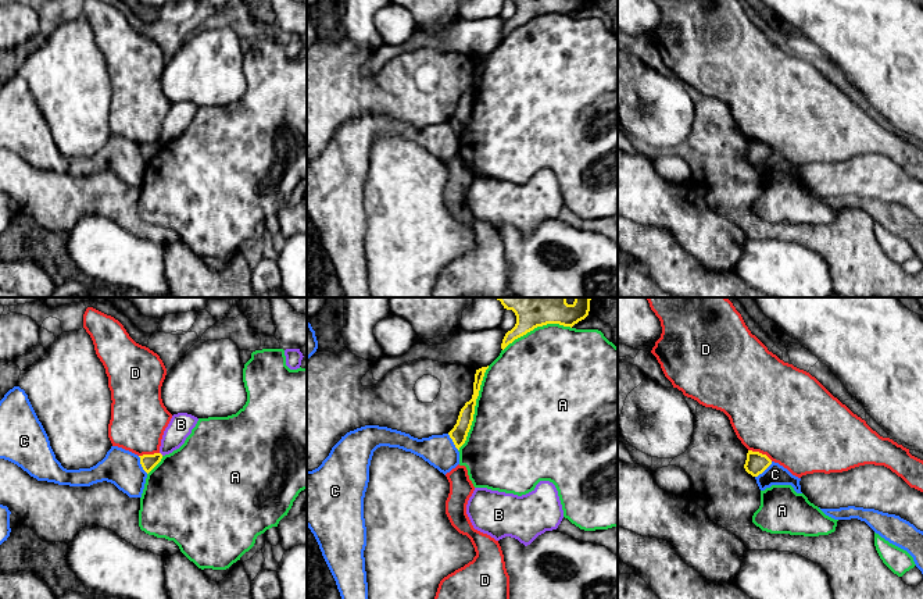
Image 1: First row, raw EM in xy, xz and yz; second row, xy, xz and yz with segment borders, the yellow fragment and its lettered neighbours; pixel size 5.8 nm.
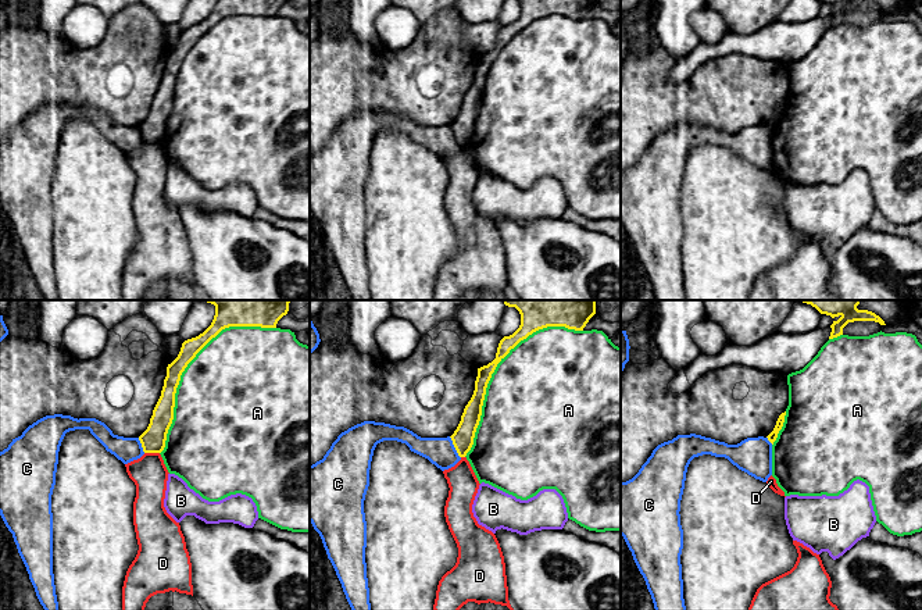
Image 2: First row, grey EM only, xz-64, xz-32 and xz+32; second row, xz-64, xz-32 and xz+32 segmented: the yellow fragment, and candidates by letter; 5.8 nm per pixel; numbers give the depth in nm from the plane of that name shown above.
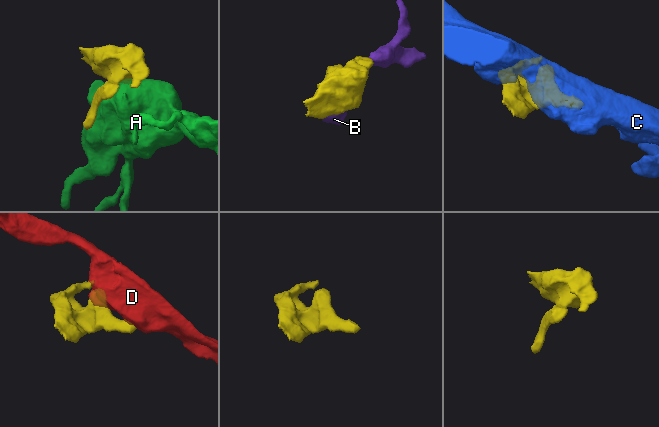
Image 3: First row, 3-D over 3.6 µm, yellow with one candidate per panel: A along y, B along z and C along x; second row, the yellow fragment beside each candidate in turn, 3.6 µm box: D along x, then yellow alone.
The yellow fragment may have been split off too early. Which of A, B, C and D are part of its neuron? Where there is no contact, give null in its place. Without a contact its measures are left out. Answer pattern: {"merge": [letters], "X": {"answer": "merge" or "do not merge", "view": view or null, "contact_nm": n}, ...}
{"merge": [], "A": {"answer": "do not merge", "view": "xz", "contact_nm": 550}, "B": {"answer": "do not merge", "view": null}, "C": {"answer": "do not merge", "view": "yz", "contact_nm": 140}, "D": {"answer": "do not merge", "view": "yz", "contact_nm": 160}}

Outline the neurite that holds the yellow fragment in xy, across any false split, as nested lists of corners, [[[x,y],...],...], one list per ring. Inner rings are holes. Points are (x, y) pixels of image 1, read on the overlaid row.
[[[154,453],[154,454],[143,454],[140,457],[140,464],[143,470],[149,474],[162,459],[161,453]]]

